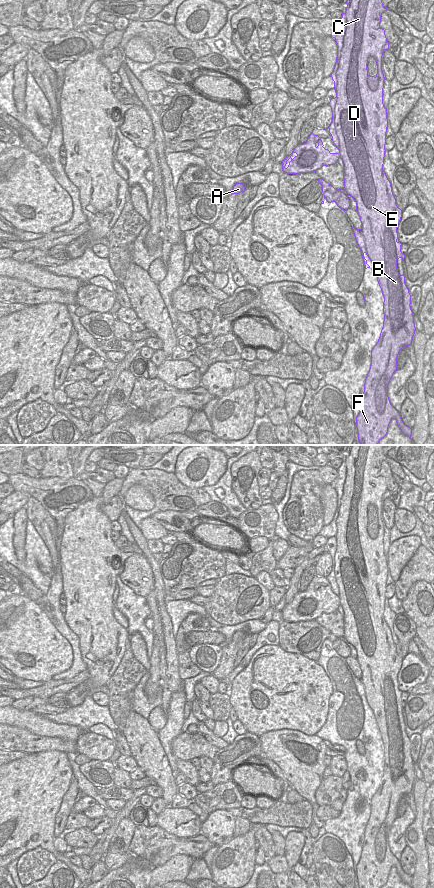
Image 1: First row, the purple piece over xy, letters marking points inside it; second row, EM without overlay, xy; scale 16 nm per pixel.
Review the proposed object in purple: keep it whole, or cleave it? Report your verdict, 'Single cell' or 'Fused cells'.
Fused cells

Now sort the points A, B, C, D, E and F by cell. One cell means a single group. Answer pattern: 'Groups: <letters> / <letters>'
Groups: A / B C D E F

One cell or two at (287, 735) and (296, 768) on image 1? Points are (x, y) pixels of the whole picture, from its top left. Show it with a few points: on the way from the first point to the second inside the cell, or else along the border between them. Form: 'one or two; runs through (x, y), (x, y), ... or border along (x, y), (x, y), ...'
two; border along (308, 736), (300, 747), (268, 737)

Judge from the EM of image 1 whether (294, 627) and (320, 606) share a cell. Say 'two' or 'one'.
one

